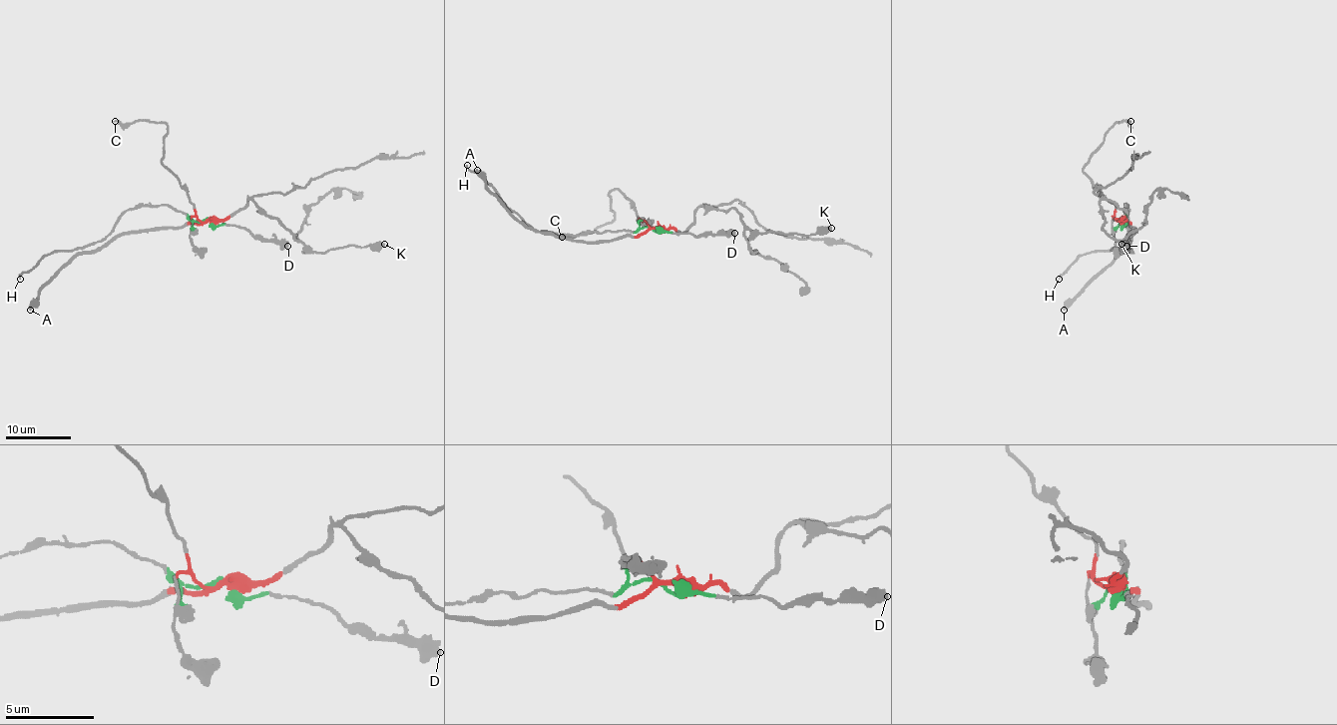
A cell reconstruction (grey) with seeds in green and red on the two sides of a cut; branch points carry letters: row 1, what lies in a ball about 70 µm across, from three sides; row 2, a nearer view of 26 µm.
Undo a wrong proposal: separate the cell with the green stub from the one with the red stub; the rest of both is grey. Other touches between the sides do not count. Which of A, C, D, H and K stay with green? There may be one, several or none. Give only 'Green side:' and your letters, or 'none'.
Green side: D, H

